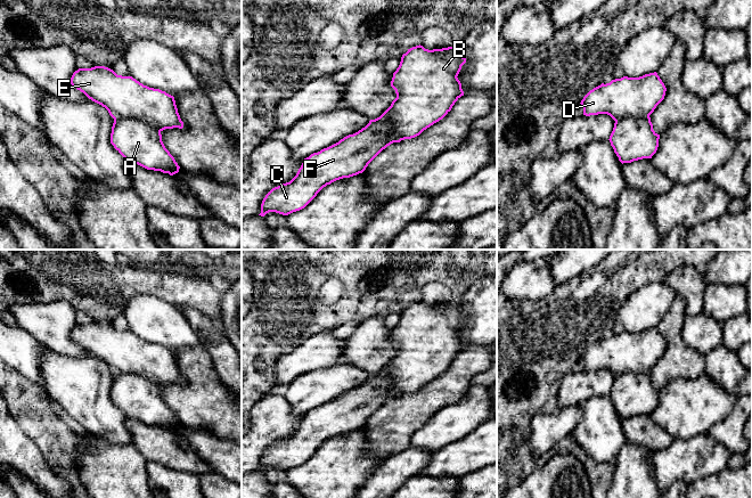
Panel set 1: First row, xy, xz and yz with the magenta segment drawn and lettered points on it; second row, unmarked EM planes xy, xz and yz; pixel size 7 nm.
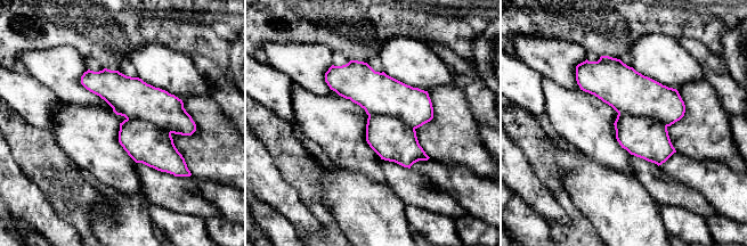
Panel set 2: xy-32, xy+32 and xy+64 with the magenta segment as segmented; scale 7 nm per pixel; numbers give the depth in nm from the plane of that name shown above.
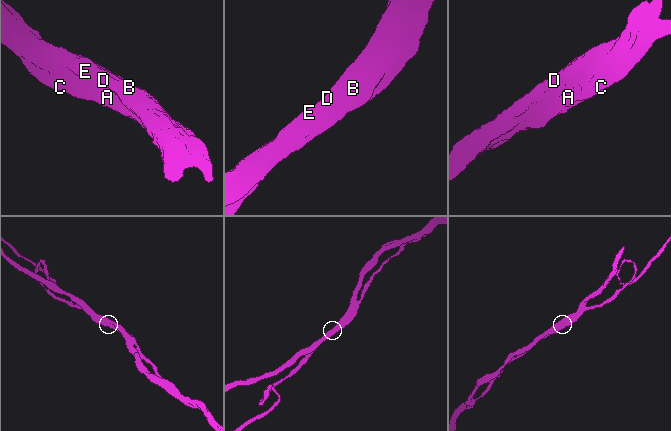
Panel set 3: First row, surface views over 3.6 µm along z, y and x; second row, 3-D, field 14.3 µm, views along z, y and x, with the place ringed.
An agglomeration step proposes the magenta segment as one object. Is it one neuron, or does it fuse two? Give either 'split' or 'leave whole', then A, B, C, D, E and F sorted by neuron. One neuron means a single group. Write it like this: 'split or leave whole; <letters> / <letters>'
leave whole; A B C D E F

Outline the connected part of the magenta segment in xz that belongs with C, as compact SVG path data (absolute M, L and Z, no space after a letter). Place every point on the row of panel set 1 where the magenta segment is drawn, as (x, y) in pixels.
M419 44L408 49L393 73L391 87L395 90L397 98L391 106L358 132L304 158L296 175L289 182L272 188L265 195L259 215L264 217L269 212L288 215L304 209L327 185L362 173L387 146L415 138L442 120L455 103L464 96L457 76L465 63L466 58L461 55L459 46L428 50Z

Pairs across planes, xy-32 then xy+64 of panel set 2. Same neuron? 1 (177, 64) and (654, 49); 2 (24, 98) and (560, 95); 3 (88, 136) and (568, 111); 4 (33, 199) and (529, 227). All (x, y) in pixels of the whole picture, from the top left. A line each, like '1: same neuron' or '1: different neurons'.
1: same neuron
2: different neurons
3: same neuron
4: different neurons

